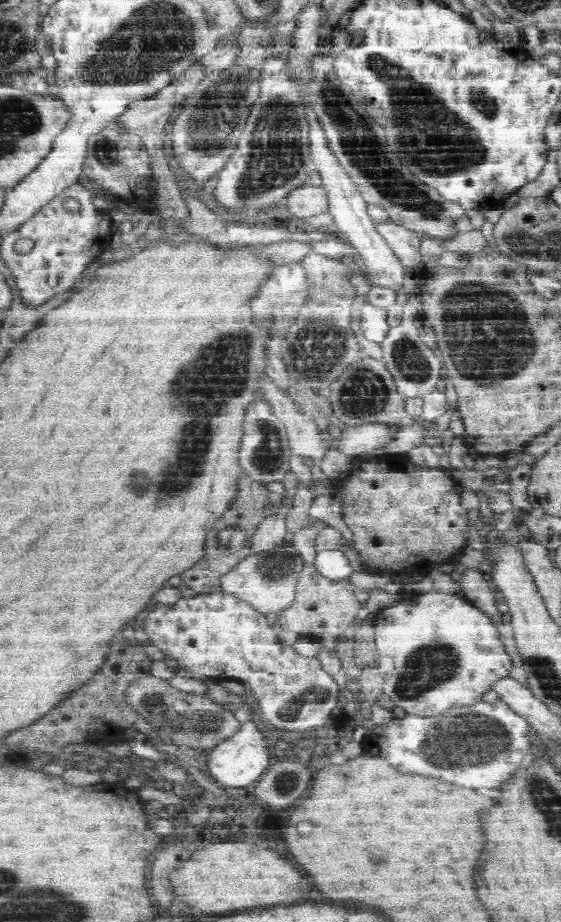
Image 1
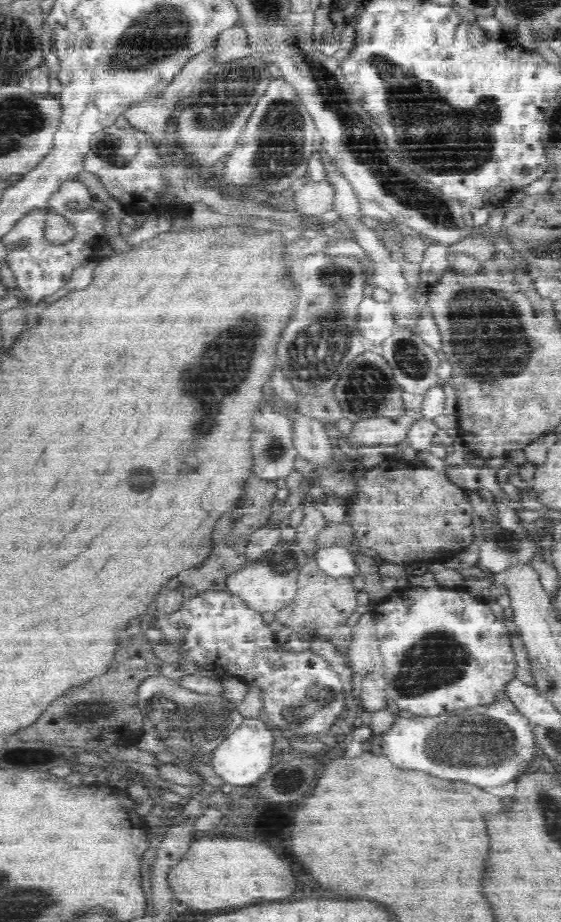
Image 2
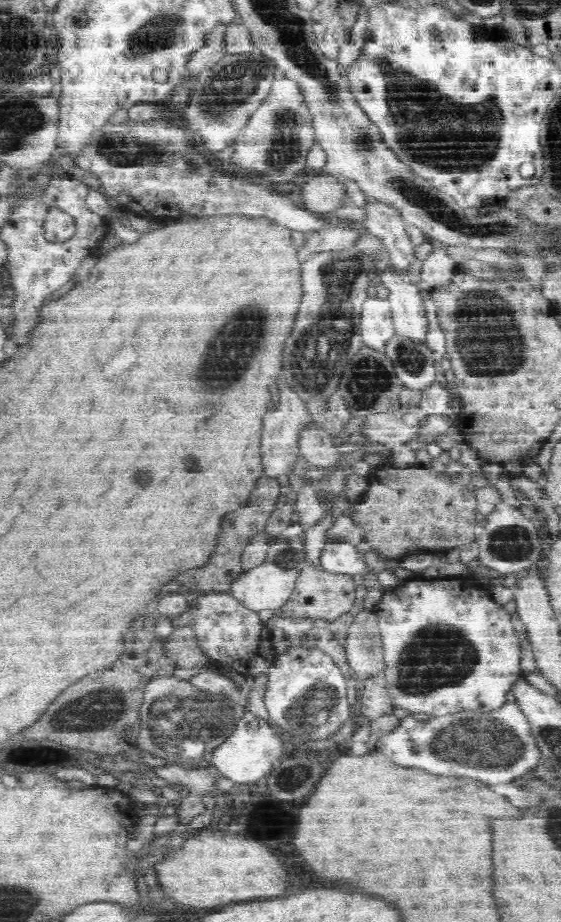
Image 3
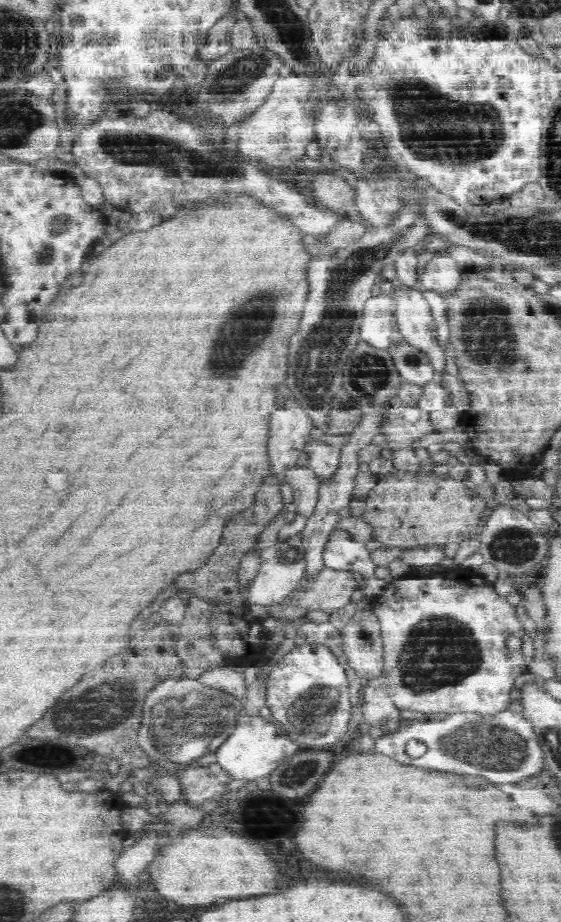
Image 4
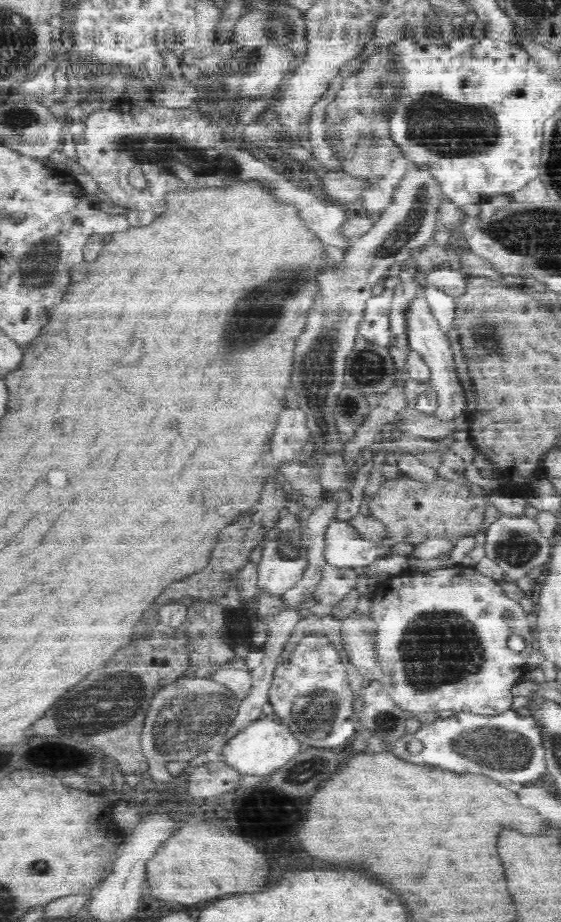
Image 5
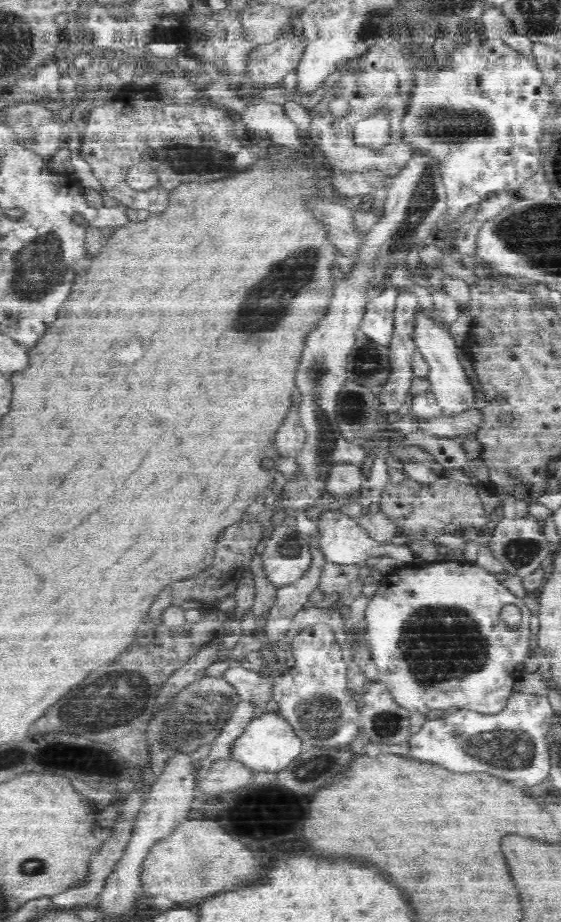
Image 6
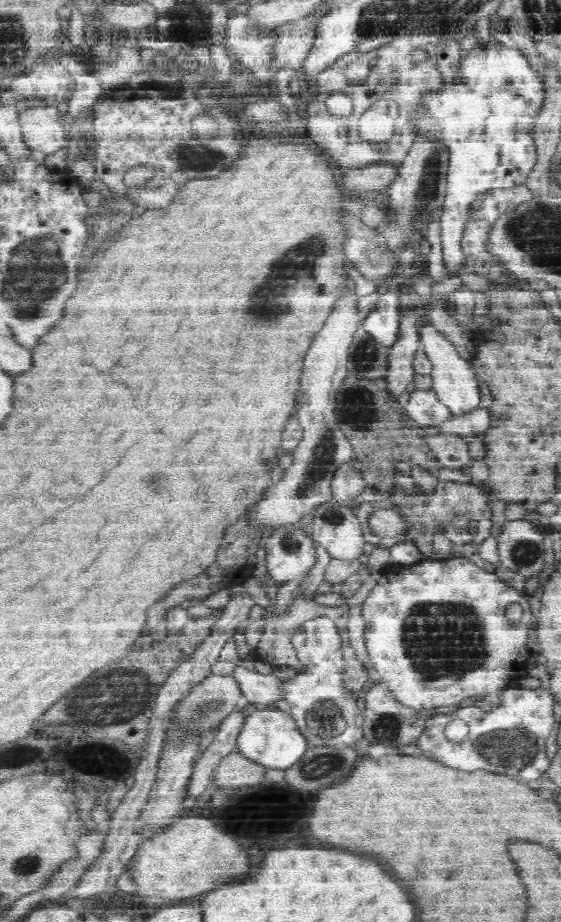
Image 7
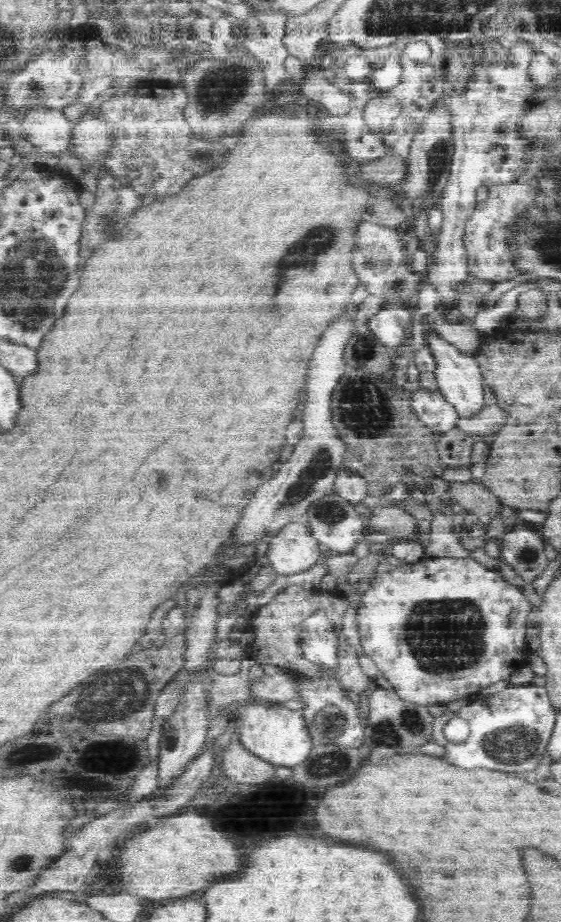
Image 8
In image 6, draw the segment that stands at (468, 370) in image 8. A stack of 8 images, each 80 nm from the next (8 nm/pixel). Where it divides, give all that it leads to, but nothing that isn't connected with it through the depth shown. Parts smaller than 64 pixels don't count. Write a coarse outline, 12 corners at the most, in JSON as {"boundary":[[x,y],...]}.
{"boundary":[[417,316],[416,342],[446,416],[471,409],[474,386],[450,331]]}

